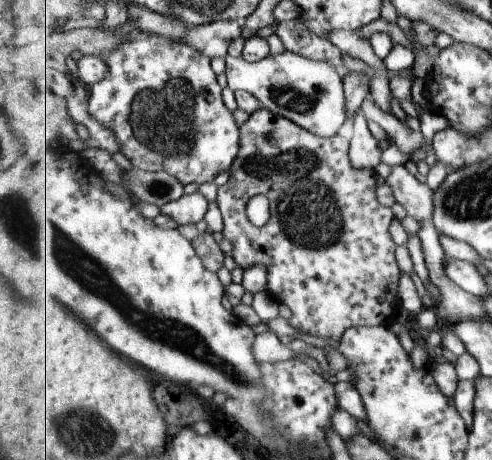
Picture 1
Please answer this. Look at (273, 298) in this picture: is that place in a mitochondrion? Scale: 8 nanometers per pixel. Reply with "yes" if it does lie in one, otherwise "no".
no

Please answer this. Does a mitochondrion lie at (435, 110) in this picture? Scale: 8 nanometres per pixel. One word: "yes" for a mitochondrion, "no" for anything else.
no

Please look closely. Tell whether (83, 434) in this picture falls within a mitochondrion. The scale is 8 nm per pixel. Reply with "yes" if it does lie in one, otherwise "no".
yes

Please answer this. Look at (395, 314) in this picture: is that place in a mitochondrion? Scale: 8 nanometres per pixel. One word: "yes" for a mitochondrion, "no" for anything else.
no

